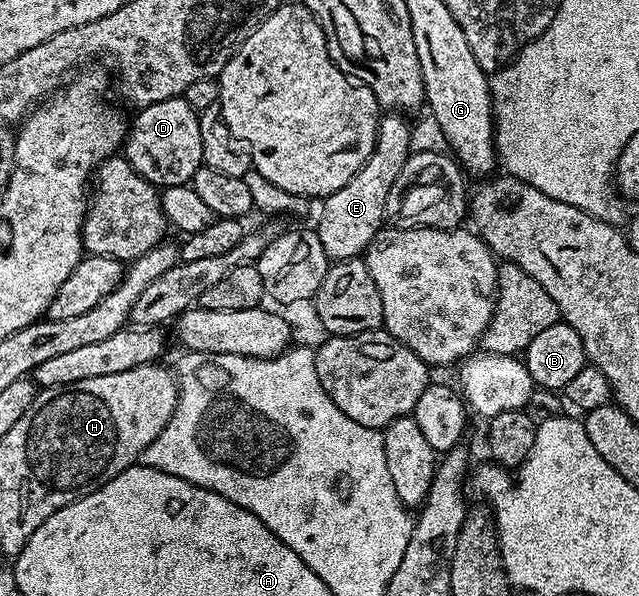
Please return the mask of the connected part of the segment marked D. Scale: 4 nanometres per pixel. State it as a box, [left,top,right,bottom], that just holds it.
[125,97,204,189]

